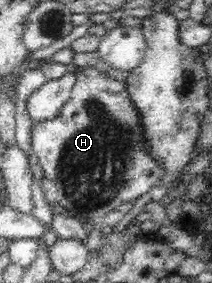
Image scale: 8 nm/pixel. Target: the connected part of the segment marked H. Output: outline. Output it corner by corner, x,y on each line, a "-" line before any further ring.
101,66
78,67
75,76
70,99
67,99
52,121
33,123
30,139
32,151
42,166
43,175
54,180
60,188
57,203
75,218
92,222
117,209
122,203
133,203
150,190
159,187
162,168
146,152
148,142
144,140
139,113
130,101
125,82
106,76

